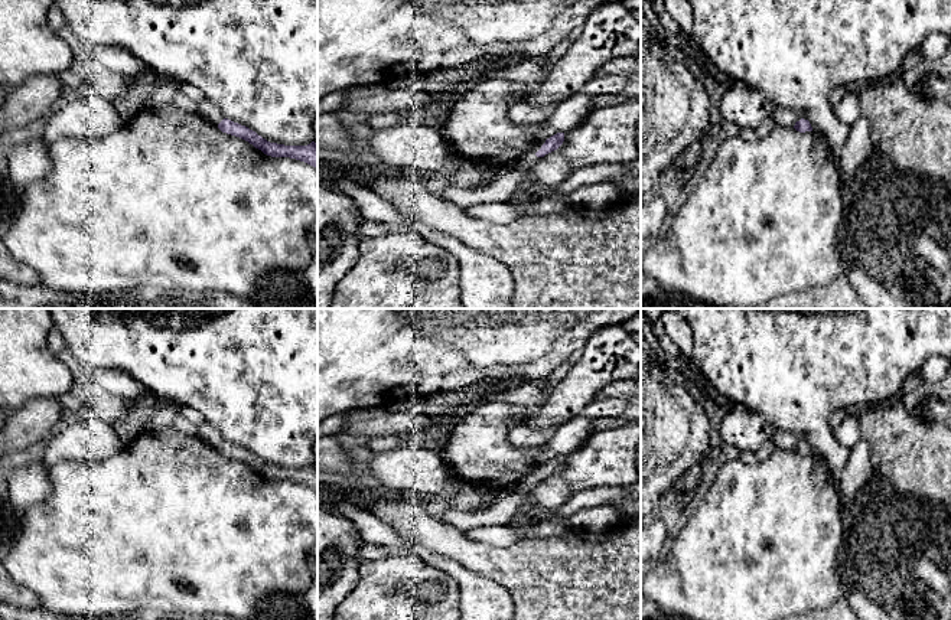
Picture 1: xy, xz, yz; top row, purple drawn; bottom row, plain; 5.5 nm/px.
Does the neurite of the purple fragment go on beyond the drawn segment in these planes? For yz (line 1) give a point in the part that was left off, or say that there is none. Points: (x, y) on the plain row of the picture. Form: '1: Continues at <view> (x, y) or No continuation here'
1: No continuation here

